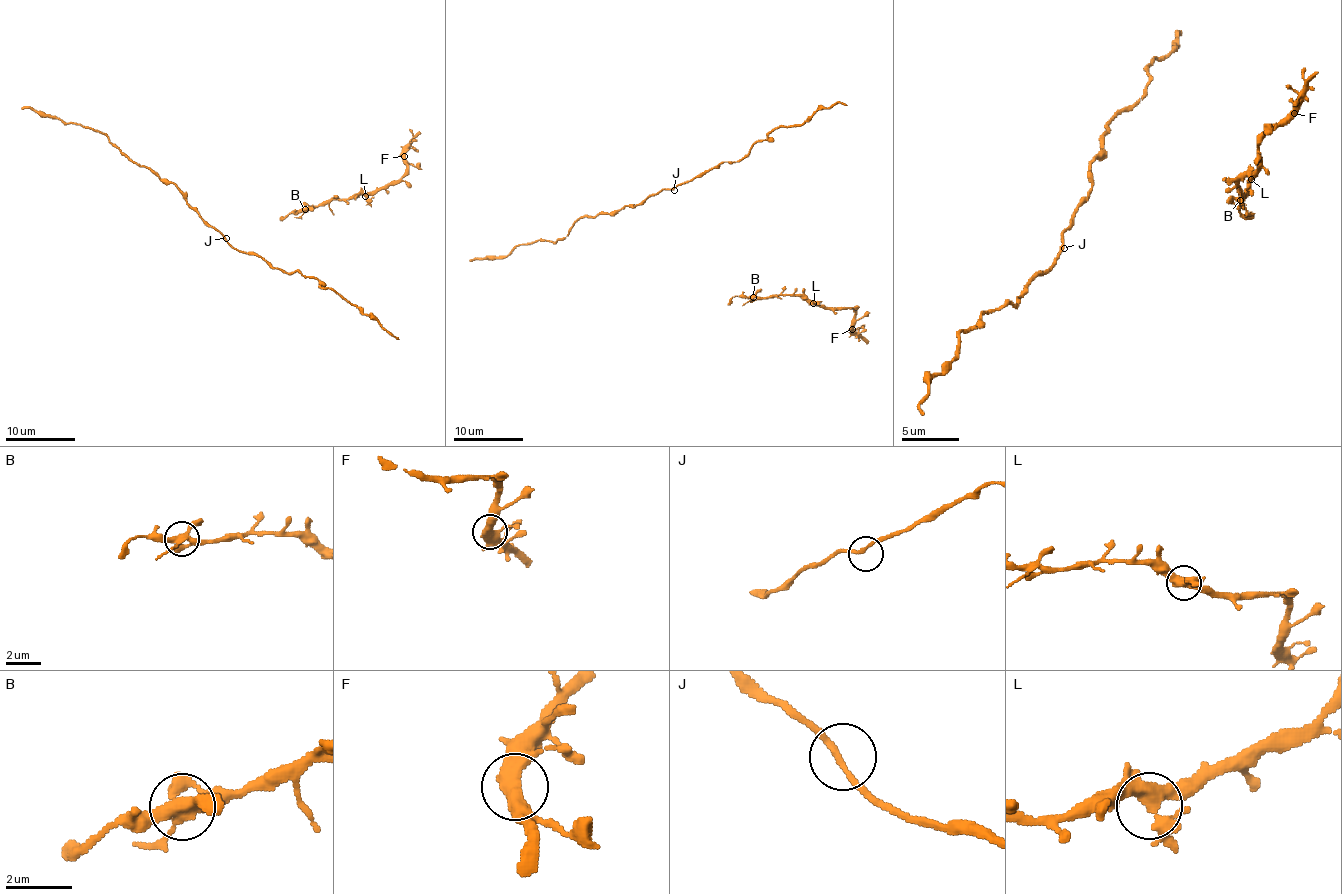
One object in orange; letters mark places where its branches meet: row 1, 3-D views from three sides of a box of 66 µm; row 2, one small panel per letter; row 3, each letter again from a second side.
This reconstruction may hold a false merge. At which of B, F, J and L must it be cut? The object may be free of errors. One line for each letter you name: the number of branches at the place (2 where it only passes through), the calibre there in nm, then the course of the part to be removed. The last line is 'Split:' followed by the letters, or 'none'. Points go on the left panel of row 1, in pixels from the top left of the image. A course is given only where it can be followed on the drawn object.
Split: none

